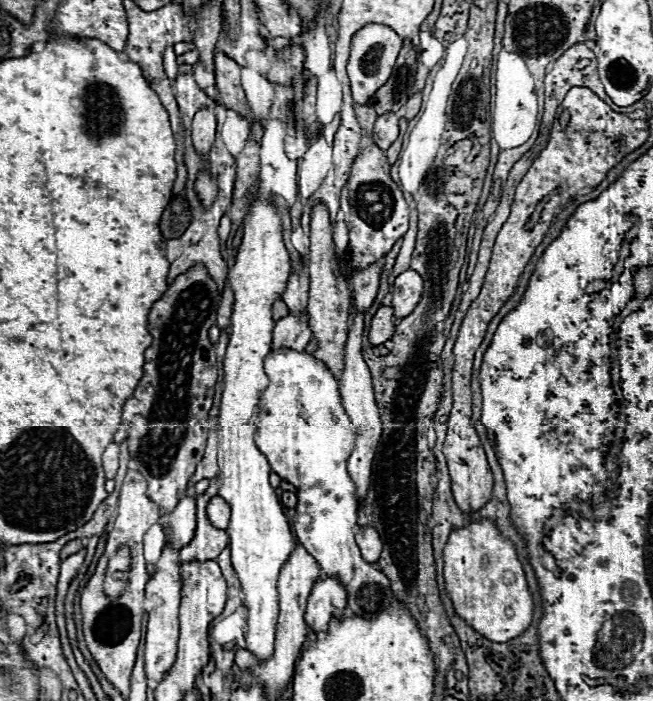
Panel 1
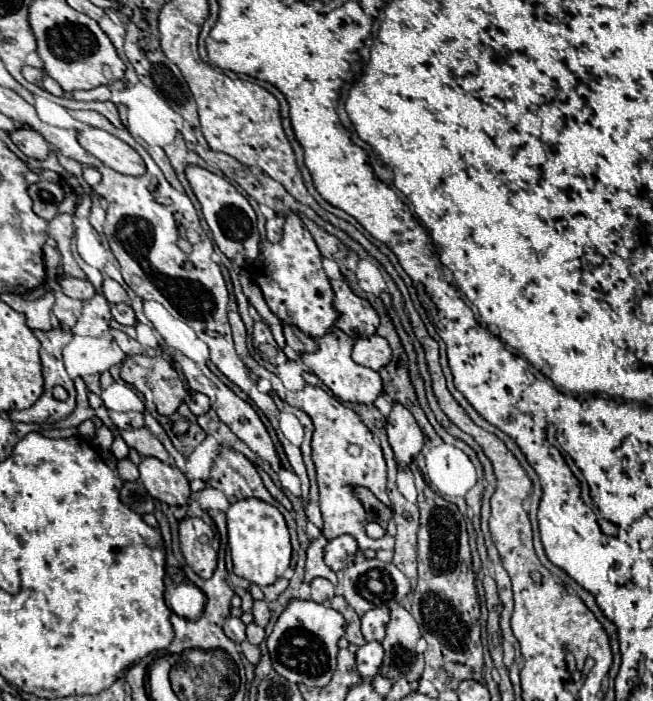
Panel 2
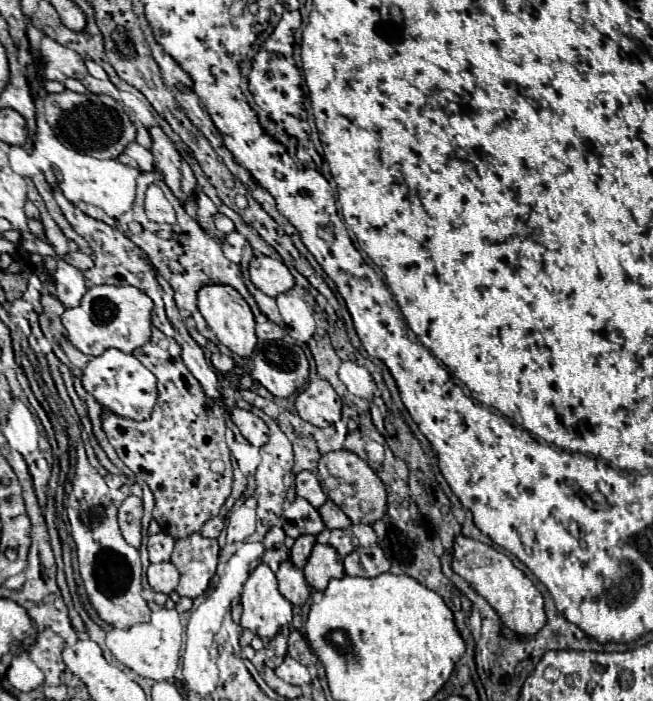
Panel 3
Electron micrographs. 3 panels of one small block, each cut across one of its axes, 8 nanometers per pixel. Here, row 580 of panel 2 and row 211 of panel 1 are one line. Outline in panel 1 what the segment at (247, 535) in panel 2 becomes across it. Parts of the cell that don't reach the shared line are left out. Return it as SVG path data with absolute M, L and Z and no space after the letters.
M256 194L250 200L250 208L244 218L244 236L242 236L240 252L236 256L234 266L228 270L228 282L234 290L236 300L234 300L232 322L230 322L230 326L232 326L230 342L228 342L228 350L226 350L226 358L224 358L224 392L222 392L220 420L218 420L216 432L220 438L218 466L220 466L220 480L222 480L218 494L228 502L228 506L232 510L230 524L228 524L226 532L230 536L232 566L238 574L238 580L240 580L240 586L244 592L244 606L246 606L246 614L248 614L248 618L246 618L246 624L248 624L246 650L252 652L258 662L264 662L264 660L272 658L272 654L274 654L274 640L276 640L274 632L276 632L276 618L278 618L276 582L278 582L282 564L288 560L288 556L292 554L292 550L296 546L296 540L292 538L284 508L282 508L278 496L274 494L274 488L268 482L268 476L272 472L268 466L268 460L254 444L254 424L260 414L258 400L260 400L264 386L268 386L268 376L264 374L264 358L270 354L270 348L272 348L272 328L274 328L272 304L276 298L282 296L288 276L290 276L290 254L282 242L280 216L276 214L270 200L260 202L258 194Z

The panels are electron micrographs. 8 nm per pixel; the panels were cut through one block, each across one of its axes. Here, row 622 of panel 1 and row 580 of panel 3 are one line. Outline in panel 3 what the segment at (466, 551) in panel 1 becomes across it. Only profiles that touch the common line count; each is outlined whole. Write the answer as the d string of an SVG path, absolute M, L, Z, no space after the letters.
M458 536L456 542L454 542L452 568L454 568L456 574L460 574L464 580L468 580L472 584L472 588L482 598L488 600L488 604L502 618L504 626L510 628L514 634L532 636L546 622L546 614L542 610L542 606L544 606L542 594L534 588L532 580L512 564L512 560L506 554L502 554L502 552L494 550L492 546L482 544L478 540Z

